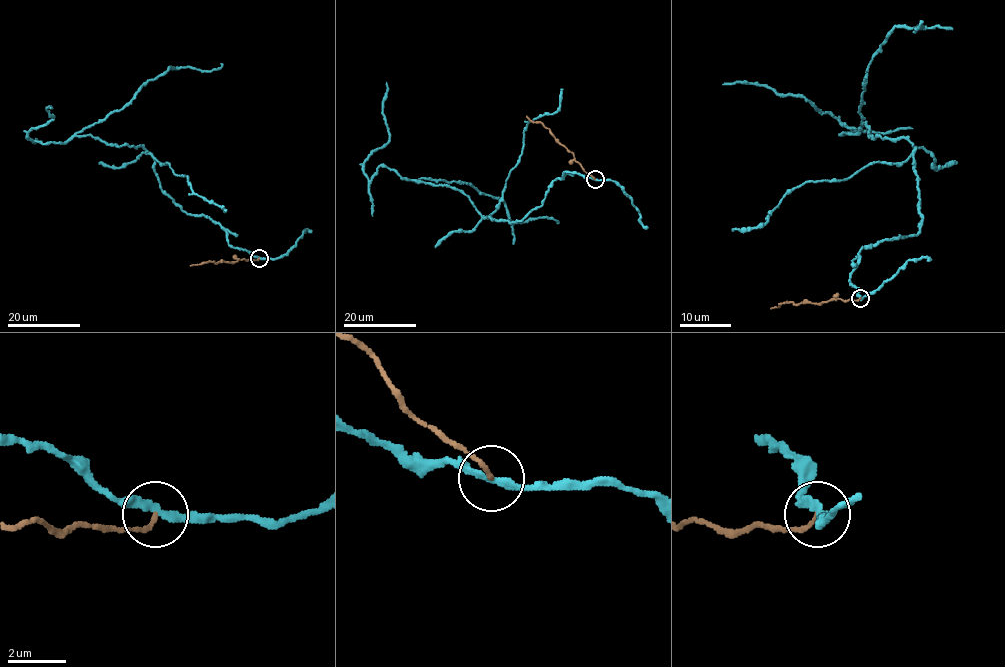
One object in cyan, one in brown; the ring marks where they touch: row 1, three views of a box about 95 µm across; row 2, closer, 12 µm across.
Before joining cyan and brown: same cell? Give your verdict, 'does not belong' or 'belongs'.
does not belong

